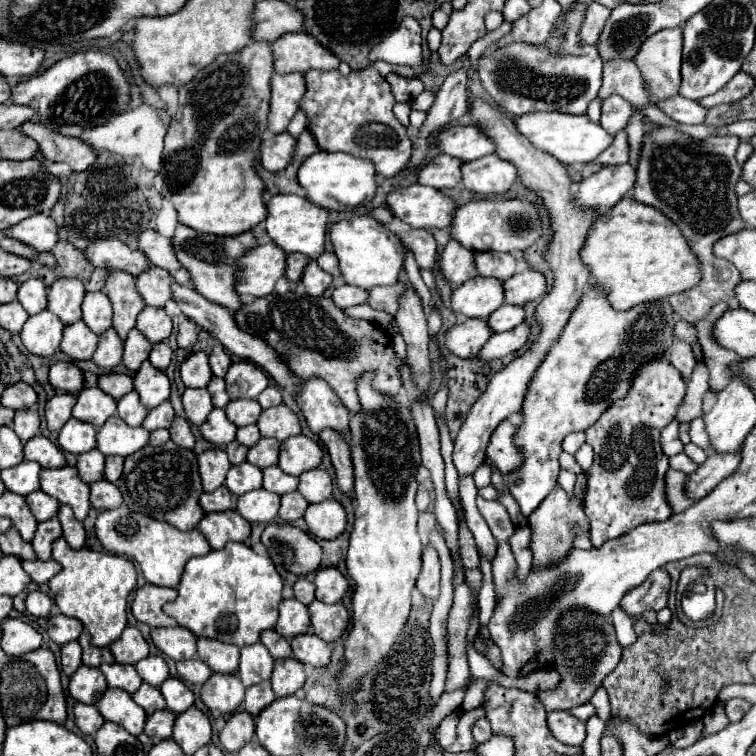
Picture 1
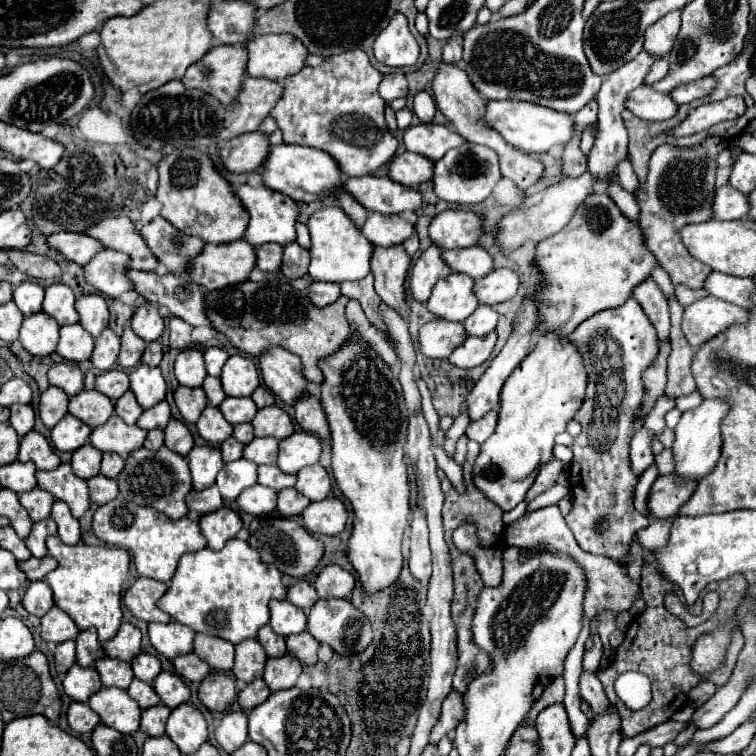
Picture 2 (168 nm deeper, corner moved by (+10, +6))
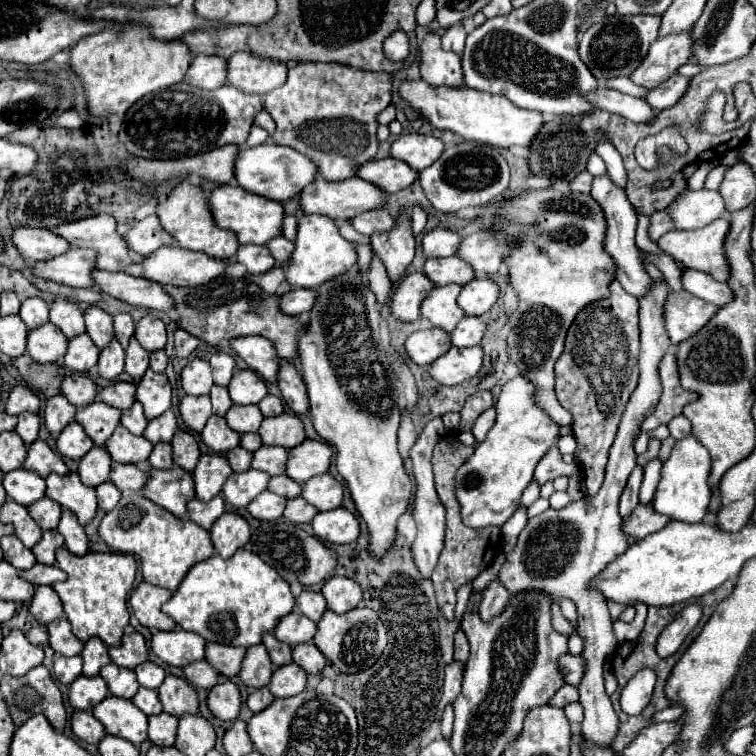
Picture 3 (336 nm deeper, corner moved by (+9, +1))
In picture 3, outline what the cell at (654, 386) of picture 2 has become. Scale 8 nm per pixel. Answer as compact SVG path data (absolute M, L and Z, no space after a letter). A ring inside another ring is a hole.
M653 281L651 289L639 299L639 329L641 329L641 353L639 353L639 383L635 391L629 397L629 403L625 407L623 419L619 423L617 437L611 445L611 455L607 463L605 481L597 495L585 497L579 501L569 503L563 509L549 507L541 515L527 521L525 529L519 533L517 545L511 553L507 553L507 561L501 567L499 575L523 575L523 591L545 591L555 597L569 597L577 605L577 633L583 639L583 679L579 683L579 703L583 705L585 719L581 723L583 735L599 745L611 745L615 733L617 733L617 713L613 711L611 699L605 695L603 687L603 663L605 657L617 649L617 639L613 635L613 621L609 615L607 605L595 591L587 591L587 583L611 563L611 559L619 557L627 547L627 539L623 539L623 531L619 531L621 515L619 515L619 495L623 493L623 487L627 483L627 477L631 475L635 467L635 451L633 441L641 433L641 423L651 411L655 409L655 403L659 399L659 375L657 365L659 359L667 353L671 347L671 341L667 339L667 333L663 331L663 299L667 297L669 285L667 281Z

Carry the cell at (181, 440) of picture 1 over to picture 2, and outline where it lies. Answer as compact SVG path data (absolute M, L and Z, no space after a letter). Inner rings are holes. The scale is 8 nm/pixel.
M172 418L168 422L164 434L166 434L164 446L170 448L170 450L174 450L174 452L178 452L178 454L182 454L182 456L186 456L192 450L192 446L194 446L194 440L192 440L190 430L186 428L184 422L180 422L176 418Z

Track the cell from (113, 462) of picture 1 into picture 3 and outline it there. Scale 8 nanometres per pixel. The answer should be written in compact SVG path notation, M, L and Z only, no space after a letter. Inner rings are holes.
M113 463L111 467L111 483L117 489L133 489L133 491L141 491L145 487L145 483L149 481L149 473L139 469L137 465L121 465L121 463Z

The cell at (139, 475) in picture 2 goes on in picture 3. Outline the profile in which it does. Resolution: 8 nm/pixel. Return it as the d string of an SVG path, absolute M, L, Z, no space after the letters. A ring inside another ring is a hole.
M173 467L171 471L151 469L149 473L151 479L147 481L143 495L173 515L185 517L185 505L195 497L193 475L181 467Z

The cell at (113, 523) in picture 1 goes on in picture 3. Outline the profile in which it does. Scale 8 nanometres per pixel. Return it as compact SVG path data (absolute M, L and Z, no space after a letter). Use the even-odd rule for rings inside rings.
M131 493L129 497L123 495L117 507L103 517L99 535L109 549L139 557L145 581L169 591L175 591L179 587L179 583L195 563L205 561L215 553L209 531L189 519L171 515L167 509L145 499L141 493Z

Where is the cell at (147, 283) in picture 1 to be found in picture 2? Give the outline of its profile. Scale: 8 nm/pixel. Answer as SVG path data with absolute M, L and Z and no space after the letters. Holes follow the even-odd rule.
M106 248L86 264L86 282L106 298L120 298L134 288L128 278L128 262L126 254Z

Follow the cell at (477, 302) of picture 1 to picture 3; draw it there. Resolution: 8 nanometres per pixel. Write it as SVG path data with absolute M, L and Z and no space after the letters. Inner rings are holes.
M447 285L447 287L433 287L427 297L421 301L419 317L425 317L431 321L433 327L439 327L443 331L453 331L455 323L465 317L461 307L457 305L457 295L461 287L459 285Z

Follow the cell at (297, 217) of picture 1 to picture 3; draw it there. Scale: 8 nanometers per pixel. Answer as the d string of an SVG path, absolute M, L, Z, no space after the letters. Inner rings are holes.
M219 185L211 197L209 197L209 207L211 215L217 227L233 231L237 241L241 245L253 243L253 245L265 245L271 235L281 235L279 225L283 223L283 205L273 199L263 199L261 195L253 195L249 191L243 191L241 187L233 185Z

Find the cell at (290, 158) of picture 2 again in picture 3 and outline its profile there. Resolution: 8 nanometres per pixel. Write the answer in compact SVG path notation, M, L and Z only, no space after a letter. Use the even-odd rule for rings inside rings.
M263 143L257 147L239 149L237 159L235 159L235 179L237 179L239 187L243 187L245 191L251 191L255 195L281 201L281 203L299 195L299 191L307 183L315 181L315 175L317 175L317 171L315 171L315 165L311 163L311 159L307 159L305 155L299 155L299 151L295 151L291 147Z

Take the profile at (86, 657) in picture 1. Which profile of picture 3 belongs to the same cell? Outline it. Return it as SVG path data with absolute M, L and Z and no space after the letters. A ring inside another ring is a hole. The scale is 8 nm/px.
M89 639L85 643L81 657L83 657L83 675L85 677L99 675L101 667L111 663L111 657L107 653L107 645L101 639Z

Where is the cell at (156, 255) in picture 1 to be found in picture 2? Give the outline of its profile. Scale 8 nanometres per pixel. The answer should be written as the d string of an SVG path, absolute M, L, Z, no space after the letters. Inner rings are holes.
M128 216L106 218L106 222L98 222L98 226L94 226L94 230L88 230L86 234L100 240L106 248L128 254L132 258L130 268L134 270L154 272L158 266L158 258L154 258L140 230L134 226L134 222Z

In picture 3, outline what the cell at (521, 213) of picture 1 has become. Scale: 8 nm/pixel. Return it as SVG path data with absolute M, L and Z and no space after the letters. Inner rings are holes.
M433 229L431 233L425 233L425 237L421 239L421 247L427 259L449 257L455 255L455 247L459 247L459 235L453 231Z

